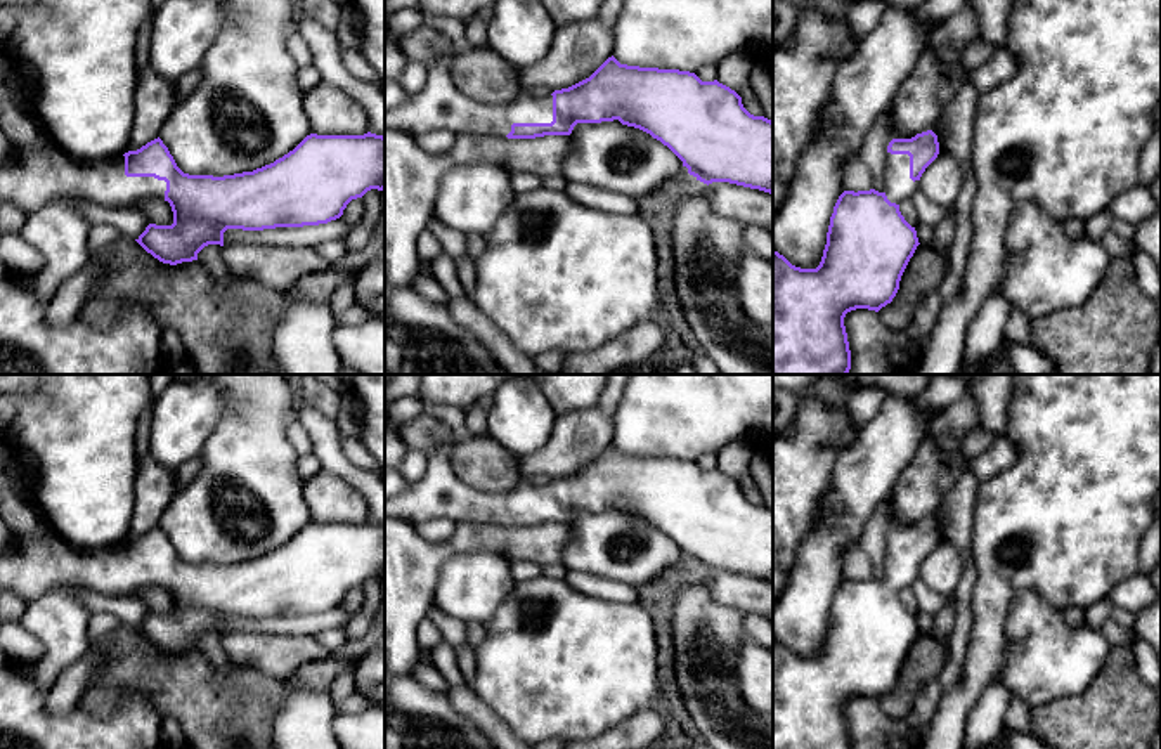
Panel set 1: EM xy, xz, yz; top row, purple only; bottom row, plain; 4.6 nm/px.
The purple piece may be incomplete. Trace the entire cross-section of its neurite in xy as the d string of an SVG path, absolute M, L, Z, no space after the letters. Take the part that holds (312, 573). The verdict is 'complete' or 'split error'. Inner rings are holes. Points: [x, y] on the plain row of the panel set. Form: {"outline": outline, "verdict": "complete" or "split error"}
{"outline": "M371 520L310 522L274 551L224 565L184 562L159 525L137 539L99 550L75 548L49 527L36 539L12 537L10 546L0 555L0 588L26 603L59 583L80 584L107 596L123 596L151 586L168 589L173 612L149 612L135 629L170 654L198 648L198 642L208 633L224 635L227 617L263 619L328 612L340 607L352 588L371 577L385 577L385 525Z", "verdict": "split error"}

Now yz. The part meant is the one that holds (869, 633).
{"outline": "M932 518L892 527L885 541L885 579L844 579L839 584L816 657L795 655L773 638L773 749L851 749L844 706L856 697L879 700L896 685L920 633L899 593L920 579L920 565L937 543L939 531Z", "verdict": "split error"}

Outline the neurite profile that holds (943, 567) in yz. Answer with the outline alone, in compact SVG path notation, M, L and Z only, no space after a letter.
M939 541L920 565L920 579L932 591L953 596L963 574L963 562L950 541Z

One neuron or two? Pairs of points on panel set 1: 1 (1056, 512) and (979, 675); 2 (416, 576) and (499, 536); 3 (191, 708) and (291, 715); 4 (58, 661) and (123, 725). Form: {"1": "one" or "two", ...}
{"1": "one", "2": "one", "3": "two", "4": "two"}

